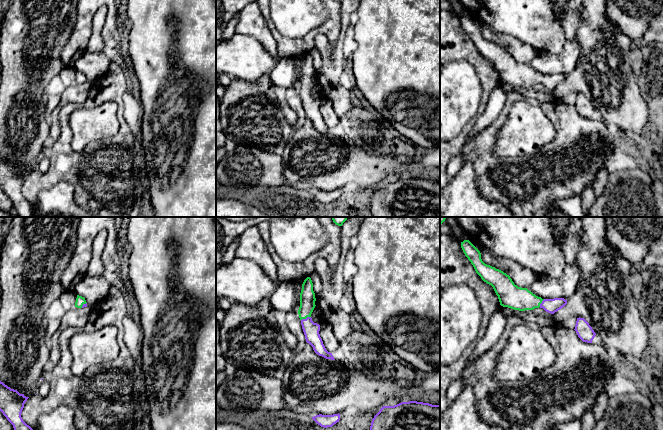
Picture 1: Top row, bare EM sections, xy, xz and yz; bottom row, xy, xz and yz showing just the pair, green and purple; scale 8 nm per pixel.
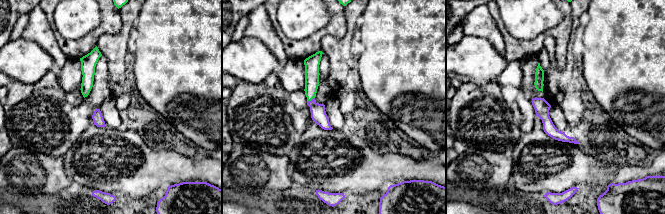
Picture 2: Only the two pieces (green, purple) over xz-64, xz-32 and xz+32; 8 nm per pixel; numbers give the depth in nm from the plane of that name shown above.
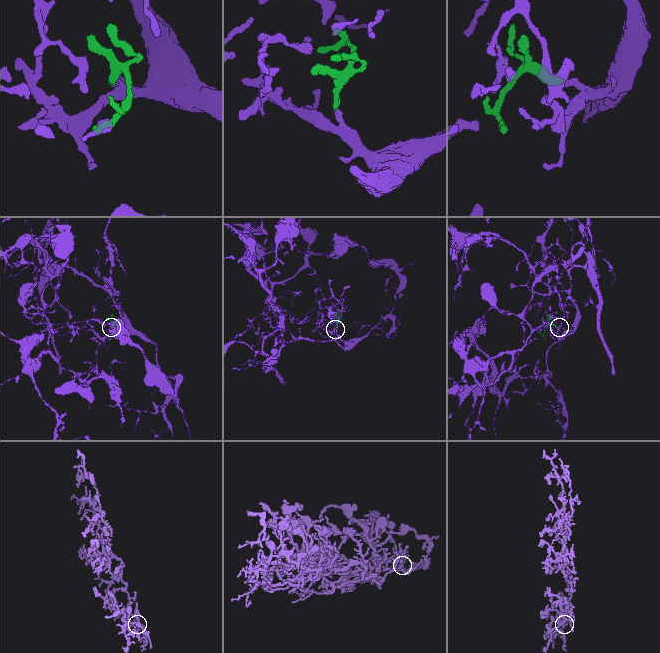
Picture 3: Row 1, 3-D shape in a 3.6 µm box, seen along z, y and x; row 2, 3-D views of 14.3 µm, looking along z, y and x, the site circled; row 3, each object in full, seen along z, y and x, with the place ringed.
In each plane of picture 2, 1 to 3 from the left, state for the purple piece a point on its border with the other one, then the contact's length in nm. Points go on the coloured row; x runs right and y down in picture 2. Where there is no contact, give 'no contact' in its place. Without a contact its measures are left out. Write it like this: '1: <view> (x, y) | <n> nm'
1: no contact
2: xz-32 (310, 100) | 70 nm
3: no contact

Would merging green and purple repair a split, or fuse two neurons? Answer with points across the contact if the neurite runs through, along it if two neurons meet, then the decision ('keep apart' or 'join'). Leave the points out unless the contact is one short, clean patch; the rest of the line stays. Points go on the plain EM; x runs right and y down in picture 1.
runs through xz (307, 72), (305, 94), (311, 106); join

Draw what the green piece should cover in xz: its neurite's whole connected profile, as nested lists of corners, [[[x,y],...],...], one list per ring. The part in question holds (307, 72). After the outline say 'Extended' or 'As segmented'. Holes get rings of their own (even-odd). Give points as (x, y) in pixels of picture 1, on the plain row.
[[[307,53],[302,60],[300,83],[298,86],[306,118],[313,123],[313,126],[319,132],[335,136],[332,129],[328,128],[323,120],[319,110],[320,101],[312,97],[311,90],[316,82],[315,77],[316,74],[313,67],[313,59],[311,54]]]. Extended

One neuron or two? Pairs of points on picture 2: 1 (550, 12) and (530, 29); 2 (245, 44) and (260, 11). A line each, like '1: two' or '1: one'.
1: one
2: two

